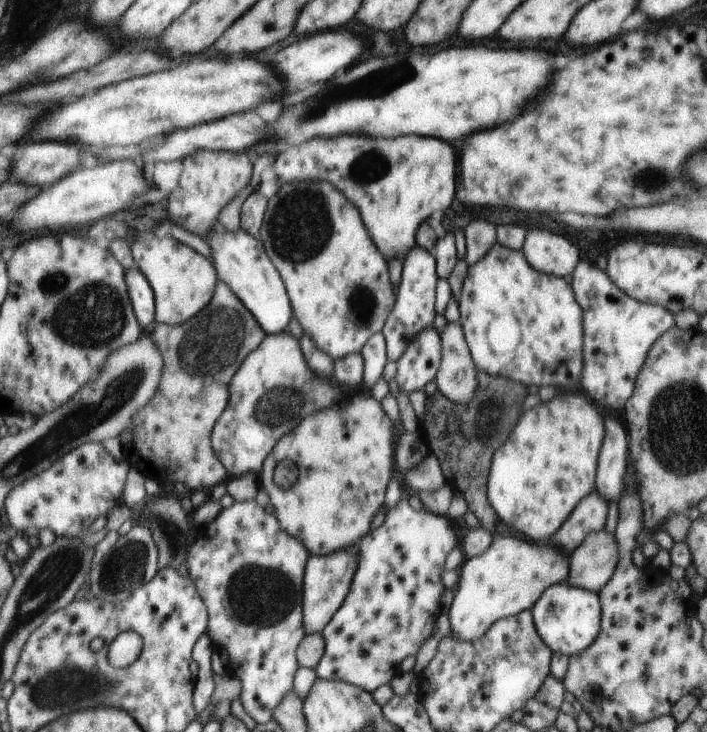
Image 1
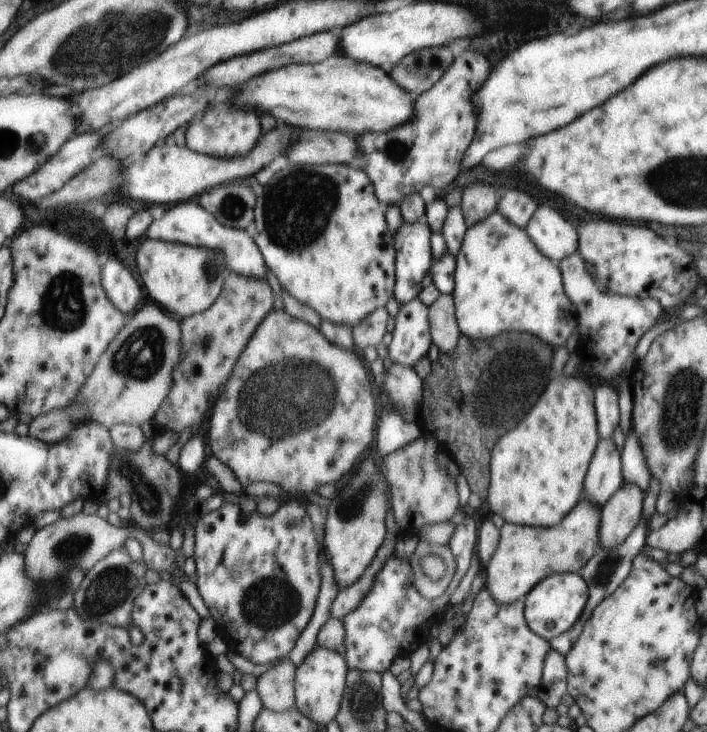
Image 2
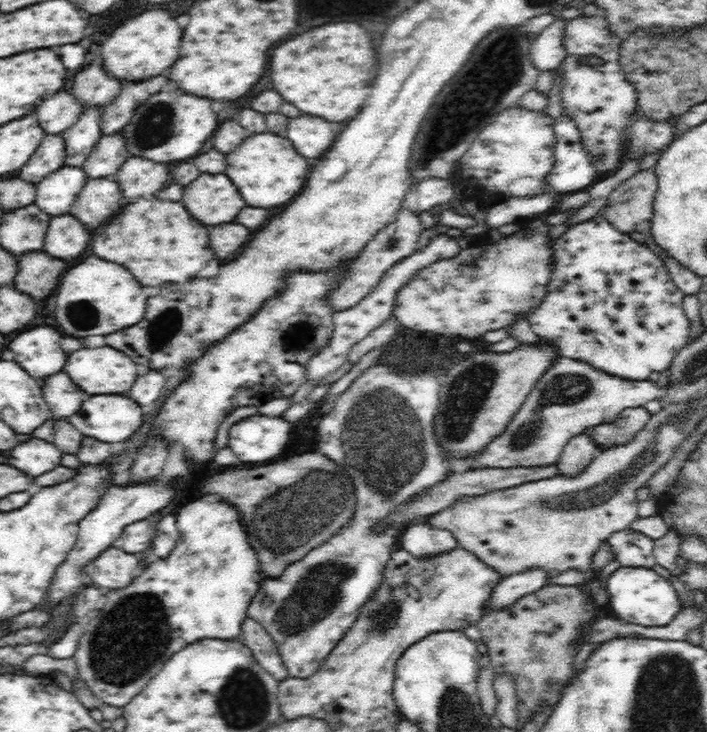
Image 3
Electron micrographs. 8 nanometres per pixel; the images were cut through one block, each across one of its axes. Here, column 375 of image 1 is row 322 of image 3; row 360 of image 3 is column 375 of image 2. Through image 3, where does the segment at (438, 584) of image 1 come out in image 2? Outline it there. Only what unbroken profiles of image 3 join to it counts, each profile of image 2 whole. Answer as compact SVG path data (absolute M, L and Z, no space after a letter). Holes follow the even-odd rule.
M464 518L455 526L447 547L455 558L456 574L448 588L435 600L424 598L414 586L410 560L403 561L395 554L386 558L374 578L370 592L362 598L360 606L342 619L346 632L344 660L347 670L360 670L362 674L382 674L391 669L396 659L408 658L418 646L429 641L432 628L444 620L443 616L450 606L450 598L470 568L478 530L479 525L475 523L474 518Z

